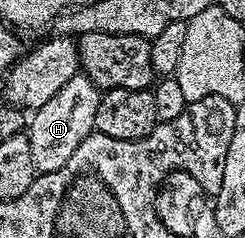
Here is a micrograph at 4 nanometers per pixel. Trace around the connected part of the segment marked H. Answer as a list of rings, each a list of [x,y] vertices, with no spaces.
[[[79,74],[64,82],[64,86],[60,86],[60,90],[56,90],[56,94],[44,102],[44,106],[33,109],[28,120],[28,135],[35,173],[60,170],[60,166],[72,158],[76,146],[80,146],[80,142],[95,131],[96,110],[101,101],[102,92],[98,87],[88,77]]]

